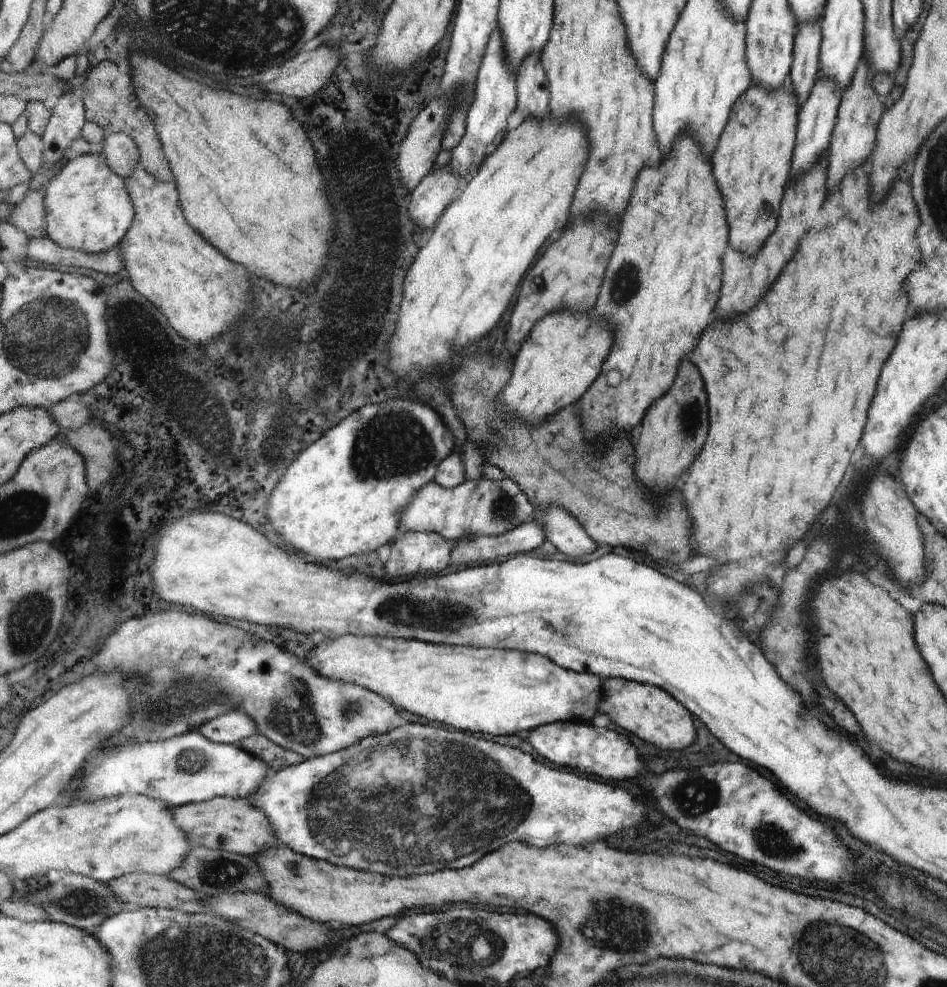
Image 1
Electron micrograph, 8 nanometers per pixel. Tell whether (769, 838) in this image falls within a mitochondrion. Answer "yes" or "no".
yes

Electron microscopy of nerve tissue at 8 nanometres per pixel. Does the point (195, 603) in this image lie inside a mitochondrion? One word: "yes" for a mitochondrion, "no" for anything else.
no

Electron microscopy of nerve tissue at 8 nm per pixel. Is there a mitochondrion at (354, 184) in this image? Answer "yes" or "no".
yes

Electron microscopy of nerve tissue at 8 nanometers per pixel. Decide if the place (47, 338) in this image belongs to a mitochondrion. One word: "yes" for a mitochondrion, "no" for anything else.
yes

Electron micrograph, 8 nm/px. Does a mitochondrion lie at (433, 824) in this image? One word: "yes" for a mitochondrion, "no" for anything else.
yes

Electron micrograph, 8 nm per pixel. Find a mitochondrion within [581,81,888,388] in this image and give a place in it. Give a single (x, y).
(625, 283)

